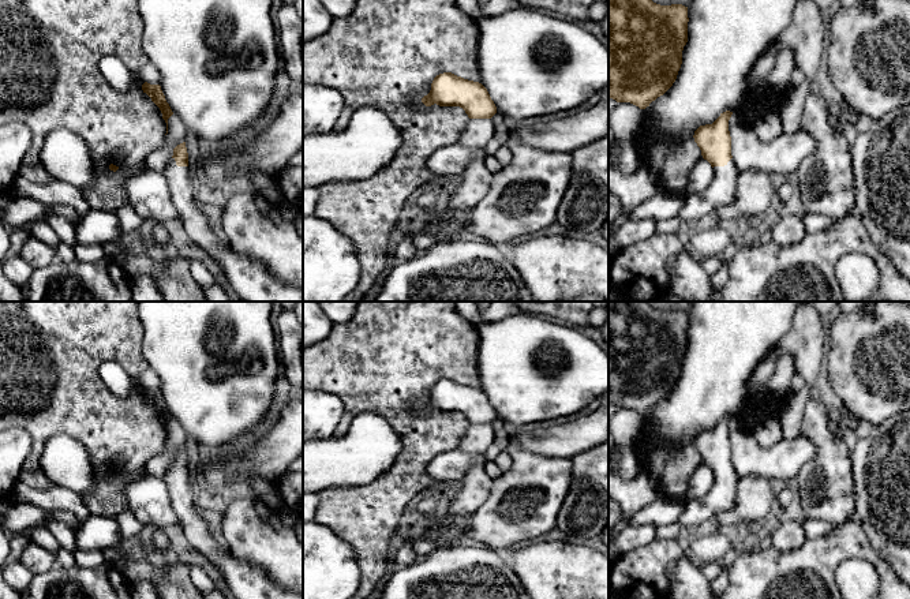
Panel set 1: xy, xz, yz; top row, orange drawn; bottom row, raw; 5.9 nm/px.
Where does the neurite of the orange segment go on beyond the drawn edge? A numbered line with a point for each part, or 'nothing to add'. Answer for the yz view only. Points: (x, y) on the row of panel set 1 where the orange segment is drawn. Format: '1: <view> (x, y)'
1: yz (722, 188)

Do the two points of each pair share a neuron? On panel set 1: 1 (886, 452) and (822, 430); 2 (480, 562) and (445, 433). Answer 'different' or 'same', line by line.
1: different
2: different

